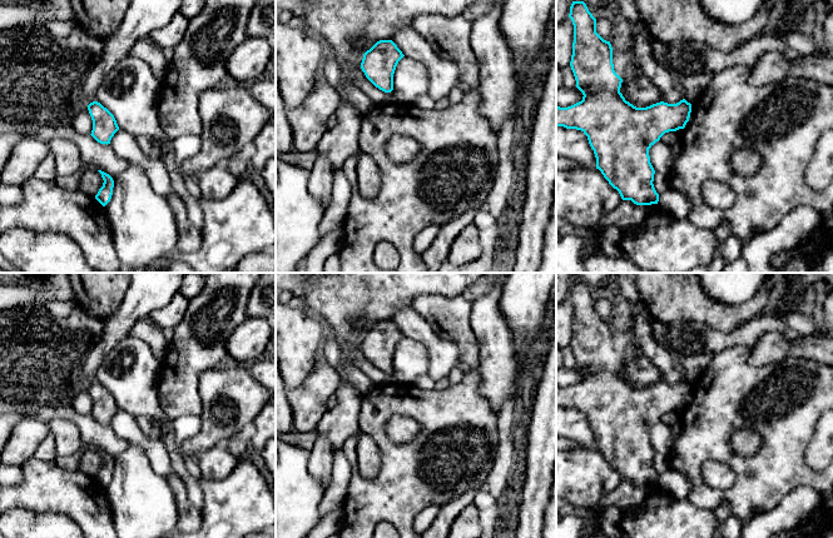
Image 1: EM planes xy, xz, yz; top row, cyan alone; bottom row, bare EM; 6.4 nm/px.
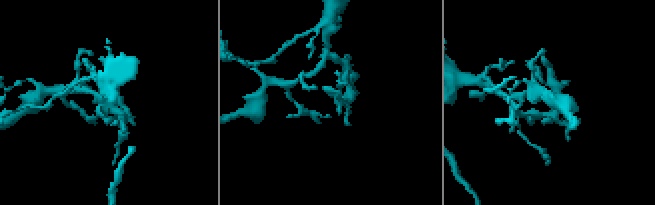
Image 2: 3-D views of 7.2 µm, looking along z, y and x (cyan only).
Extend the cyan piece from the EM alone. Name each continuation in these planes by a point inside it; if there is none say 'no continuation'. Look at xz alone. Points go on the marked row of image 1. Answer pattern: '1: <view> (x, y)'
1: xz (355, 56)

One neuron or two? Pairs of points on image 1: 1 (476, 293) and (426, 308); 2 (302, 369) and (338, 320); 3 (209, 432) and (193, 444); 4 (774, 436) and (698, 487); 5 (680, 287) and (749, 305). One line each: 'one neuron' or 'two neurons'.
1: two neurons
2: two neurons
3: one neuron
4: one neuron
5: one neuron

